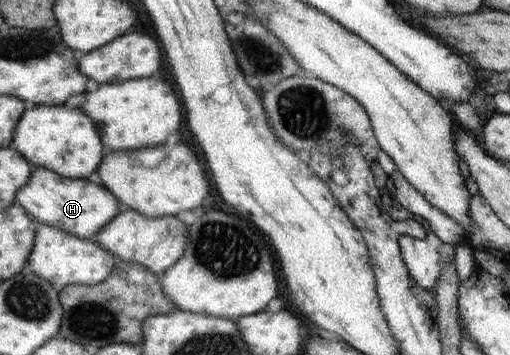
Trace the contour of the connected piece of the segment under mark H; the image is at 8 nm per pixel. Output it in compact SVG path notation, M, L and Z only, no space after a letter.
M42 166L31 171L30 182L22 186L17 199L17 203L37 223L61 228L63 232L85 239L101 234L121 206L115 196L94 178L65 178Z

